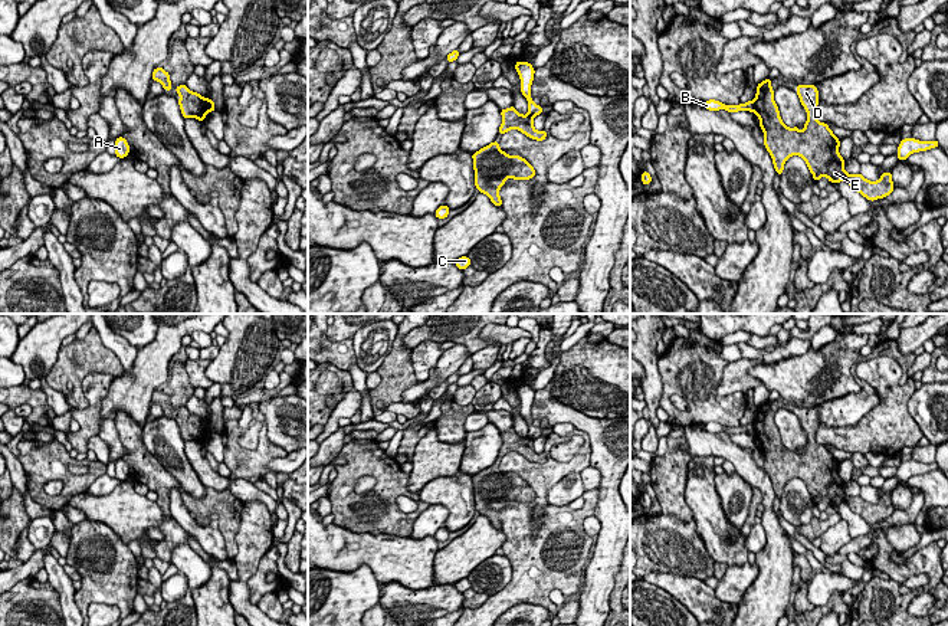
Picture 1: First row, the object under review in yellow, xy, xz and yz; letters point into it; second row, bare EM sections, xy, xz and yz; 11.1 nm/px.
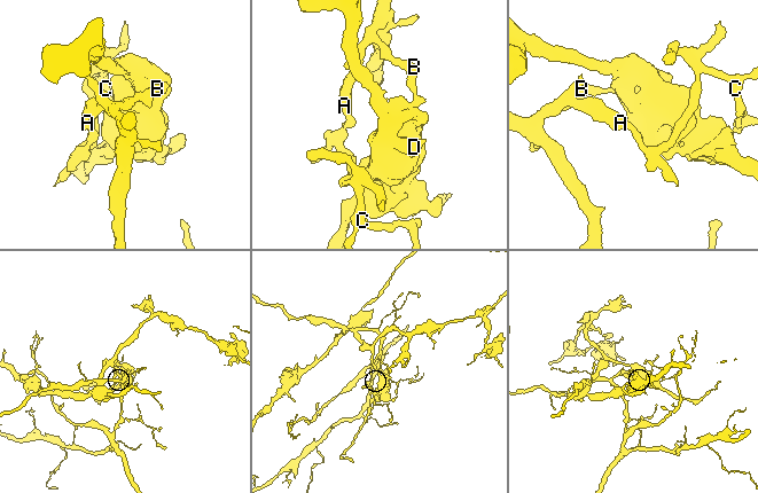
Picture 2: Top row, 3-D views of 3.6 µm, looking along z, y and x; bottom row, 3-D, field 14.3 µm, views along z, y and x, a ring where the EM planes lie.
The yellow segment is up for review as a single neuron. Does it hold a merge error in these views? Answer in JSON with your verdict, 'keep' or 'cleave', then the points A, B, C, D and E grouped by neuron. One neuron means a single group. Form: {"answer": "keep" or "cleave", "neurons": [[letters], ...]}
{"answer": "cleave", "neurons": [["A", "B", "C"], ["D", "E"]]}

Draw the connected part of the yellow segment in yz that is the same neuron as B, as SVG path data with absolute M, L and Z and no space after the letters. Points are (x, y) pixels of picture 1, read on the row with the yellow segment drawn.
M709 99L702 105L705 109L709 111L719 111L719 109L725 109L728 112L738 112L738 111L745 111L748 109L749 112L754 112L754 101L748 101L745 104L739 104L739 105L725 105L719 101L715 99Z

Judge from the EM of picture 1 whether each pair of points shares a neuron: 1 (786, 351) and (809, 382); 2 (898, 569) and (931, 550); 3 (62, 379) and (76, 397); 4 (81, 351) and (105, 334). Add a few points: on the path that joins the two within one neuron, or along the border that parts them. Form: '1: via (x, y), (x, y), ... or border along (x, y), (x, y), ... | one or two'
1: border along (812, 344), (801, 354), (763, 363) | two
2: via (907, 569), (922, 559) | one
3: via (69, 379), (76, 384), (76, 390) | one
4: border along (99, 336), (101, 341), (121, 364) | two

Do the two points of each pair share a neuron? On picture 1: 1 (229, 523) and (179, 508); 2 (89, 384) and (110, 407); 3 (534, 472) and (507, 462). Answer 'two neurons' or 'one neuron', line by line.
1: two neurons
2: two neurons
3: one neuron

